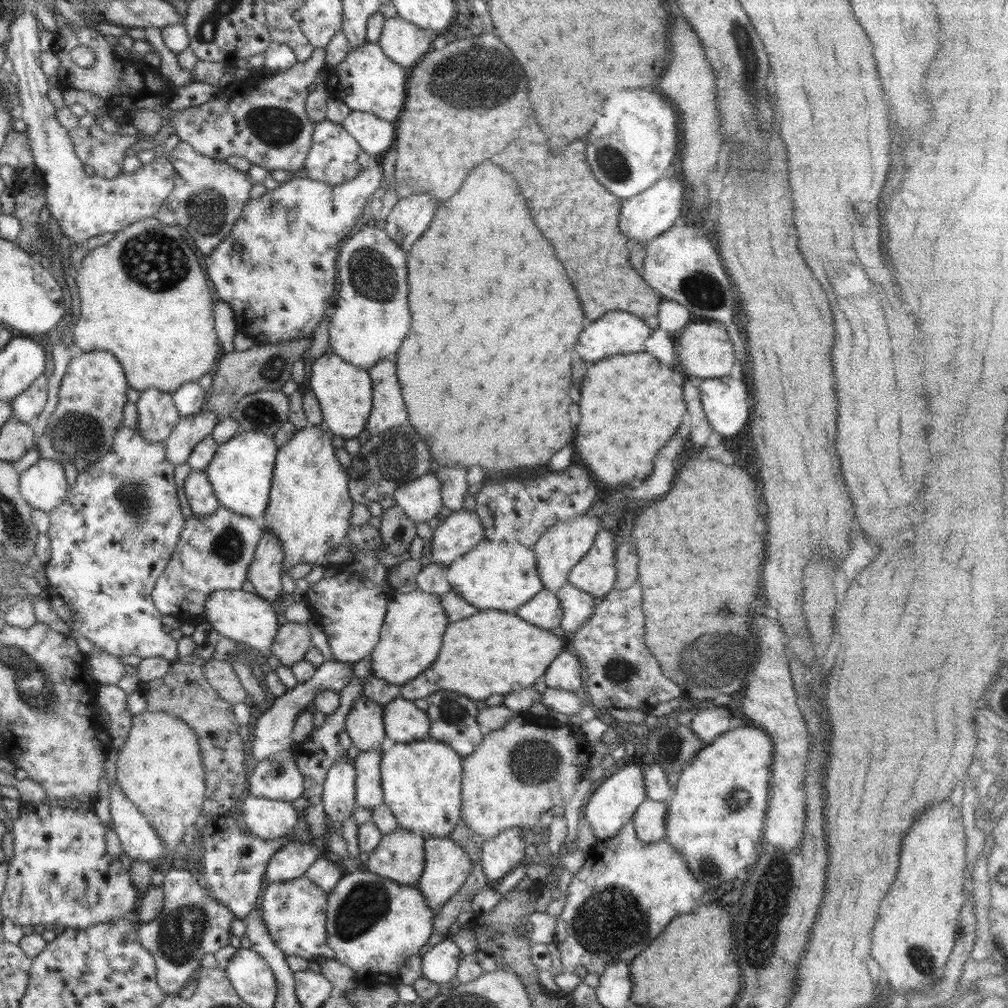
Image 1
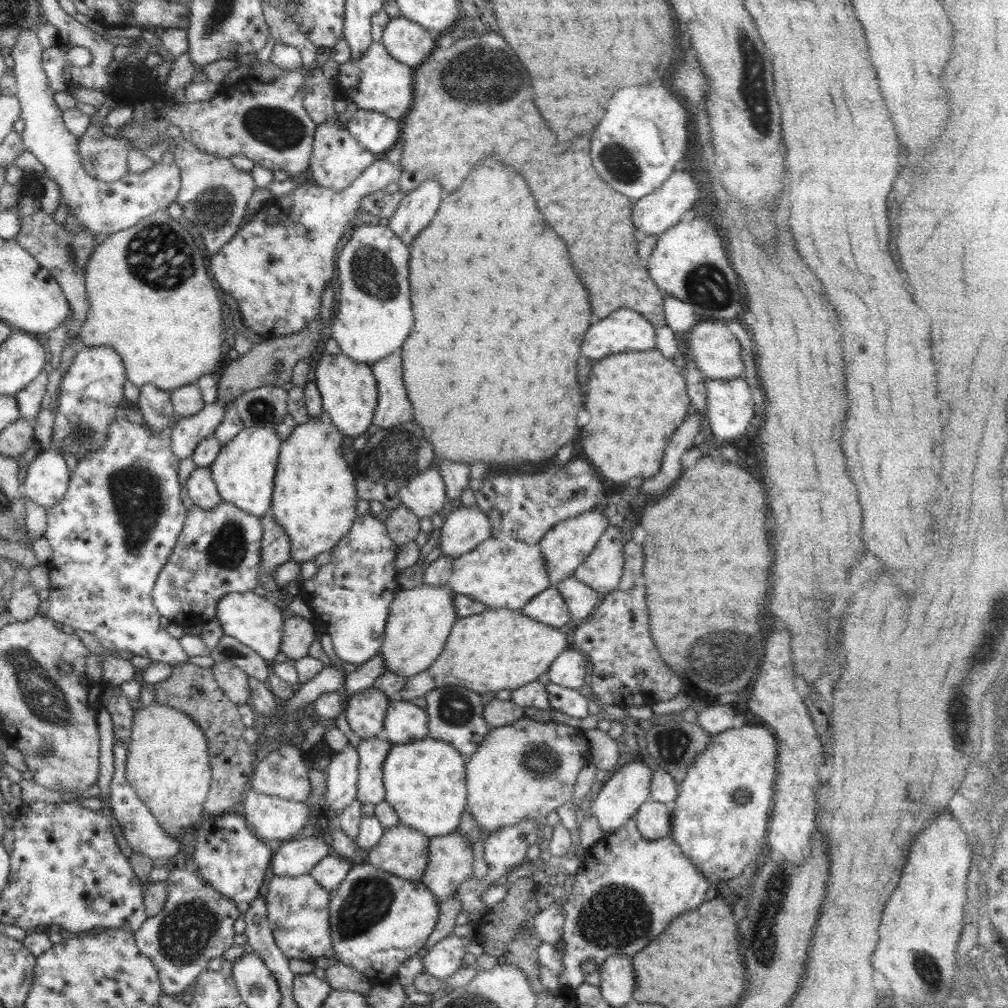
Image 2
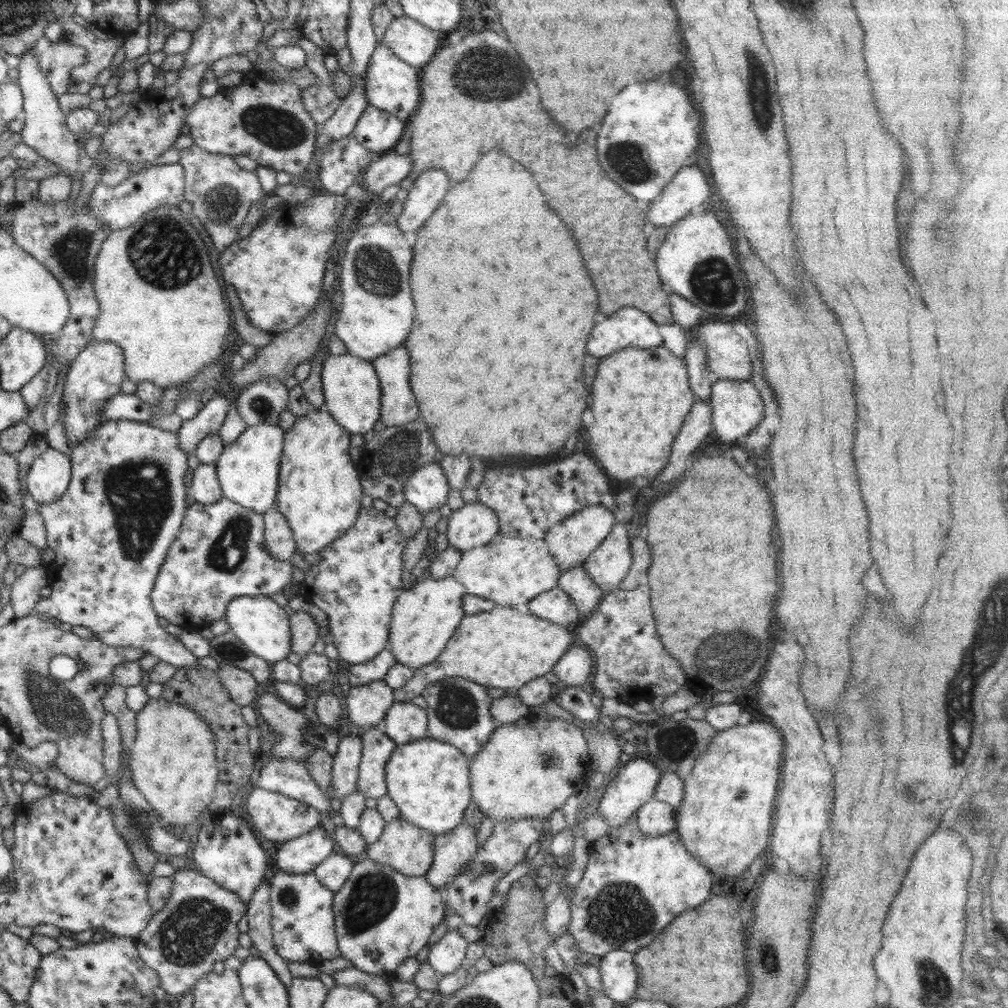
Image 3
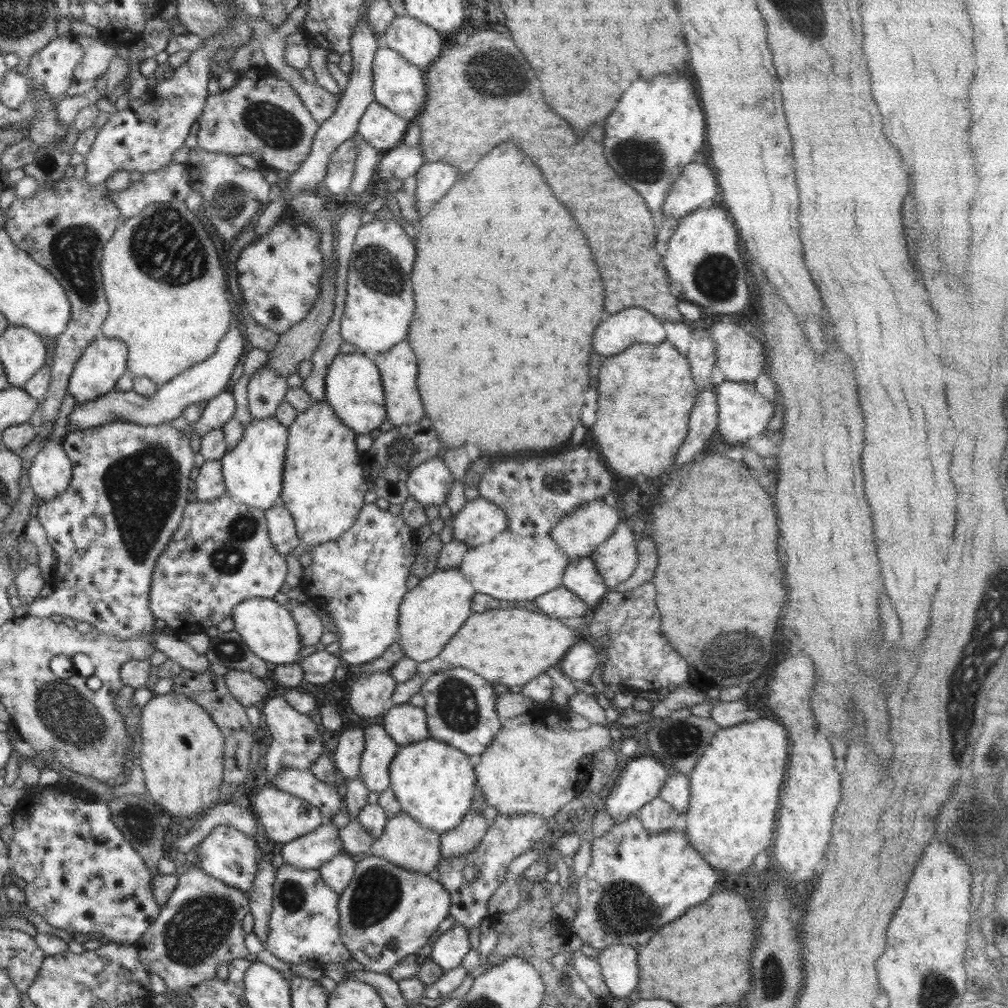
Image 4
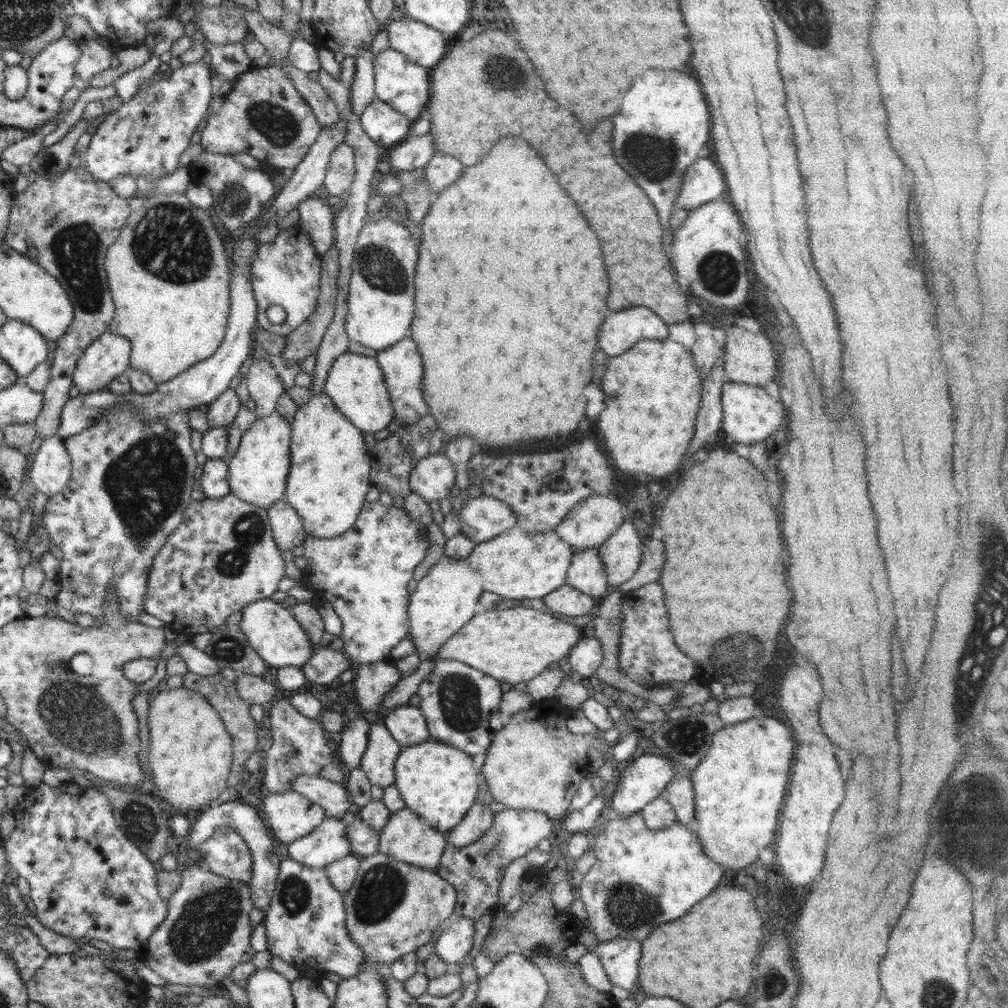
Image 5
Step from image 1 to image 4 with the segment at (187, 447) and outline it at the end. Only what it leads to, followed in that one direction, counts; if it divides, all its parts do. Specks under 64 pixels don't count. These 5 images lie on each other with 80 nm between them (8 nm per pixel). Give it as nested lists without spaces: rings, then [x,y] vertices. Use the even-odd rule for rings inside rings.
[[[227,390],[207,400],[207,403],[199,421],[191,424],[193,431],[200,437],[218,428],[221,429],[233,417],[236,410],[236,401]]]

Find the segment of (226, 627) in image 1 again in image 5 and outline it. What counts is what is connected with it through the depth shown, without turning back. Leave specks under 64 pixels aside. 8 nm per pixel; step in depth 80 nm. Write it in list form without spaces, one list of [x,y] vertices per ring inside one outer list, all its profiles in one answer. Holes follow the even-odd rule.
[[[262,599],[246,604],[241,608],[241,612],[242,619],[238,624],[239,629],[246,635],[248,644],[273,667],[297,666],[301,668],[314,654],[314,644],[310,642],[308,633],[301,627],[301,624],[294,618],[287,606],[278,604],[271,599]]]

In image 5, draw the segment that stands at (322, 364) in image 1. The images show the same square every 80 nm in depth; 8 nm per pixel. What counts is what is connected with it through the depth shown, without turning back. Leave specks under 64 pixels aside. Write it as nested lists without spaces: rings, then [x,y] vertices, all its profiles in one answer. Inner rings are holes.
[[[347,351],[335,358],[322,392],[331,398],[342,415],[364,433],[384,430],[395,420],[384,375],[374,357]]]

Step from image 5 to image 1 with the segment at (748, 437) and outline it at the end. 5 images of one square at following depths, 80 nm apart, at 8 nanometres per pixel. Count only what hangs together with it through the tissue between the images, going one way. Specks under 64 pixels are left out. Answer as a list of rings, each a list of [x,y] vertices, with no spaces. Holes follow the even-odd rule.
[[[730,377],[698,380],[703,409],[710,426],[721,436],[735,436],[748,426],[752,396],[742,379]]]

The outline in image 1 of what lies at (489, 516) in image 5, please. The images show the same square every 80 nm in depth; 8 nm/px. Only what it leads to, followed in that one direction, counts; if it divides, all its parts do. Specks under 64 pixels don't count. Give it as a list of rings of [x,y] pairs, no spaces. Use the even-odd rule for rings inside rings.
[[[463,509],[434,524],[428,555],[432,563],[448,566],[456,557],[466,554],[484,540],[486,533],[480,517],[475,511]]]

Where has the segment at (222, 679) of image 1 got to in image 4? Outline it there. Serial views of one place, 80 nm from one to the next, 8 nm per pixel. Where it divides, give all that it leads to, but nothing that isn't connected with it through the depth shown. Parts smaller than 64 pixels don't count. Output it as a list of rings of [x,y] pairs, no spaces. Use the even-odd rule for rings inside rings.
[[[229,669],[224,677],[229,693],[241,702],[242,706],[254,706],[269,698],[268,687],[264,681],[252,673]]]

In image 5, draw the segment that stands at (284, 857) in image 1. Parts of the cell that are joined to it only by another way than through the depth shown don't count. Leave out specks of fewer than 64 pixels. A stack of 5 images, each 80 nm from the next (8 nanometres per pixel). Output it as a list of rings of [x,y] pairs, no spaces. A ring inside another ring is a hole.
[[[326,817],[310,834],[288,844],[284,856],[302,866],[325,867],[352,854],[346,823],[338,817]]]

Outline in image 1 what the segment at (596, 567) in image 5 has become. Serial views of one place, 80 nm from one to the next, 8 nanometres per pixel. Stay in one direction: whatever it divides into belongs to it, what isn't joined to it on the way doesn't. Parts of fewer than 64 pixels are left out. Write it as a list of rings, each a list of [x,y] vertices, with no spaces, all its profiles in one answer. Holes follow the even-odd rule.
[[[569,581],[556,592],[556,597],[563,610],[559,627],[565,632],[563,637],[569,639],[580,628],[580,625],[591,617],[597,600],[592,595],[572,586]]]

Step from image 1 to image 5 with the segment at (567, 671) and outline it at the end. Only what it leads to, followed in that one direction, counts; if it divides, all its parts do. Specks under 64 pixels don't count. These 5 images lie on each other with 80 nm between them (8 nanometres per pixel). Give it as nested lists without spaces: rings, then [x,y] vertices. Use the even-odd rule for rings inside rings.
[[[583,636],[568,653],[567,662],[584,678],[593,681],[597,668],[602,662],[602,643],[594,636]]]

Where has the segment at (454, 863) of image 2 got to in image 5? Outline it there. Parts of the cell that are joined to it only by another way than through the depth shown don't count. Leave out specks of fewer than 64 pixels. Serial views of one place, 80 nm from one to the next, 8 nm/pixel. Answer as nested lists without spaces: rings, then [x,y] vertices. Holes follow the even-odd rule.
[[[473,804],[453,829],[446,832],[445,839],[454,846],[468,846],[476,842],[494,822],[495,814],[488,805]]]

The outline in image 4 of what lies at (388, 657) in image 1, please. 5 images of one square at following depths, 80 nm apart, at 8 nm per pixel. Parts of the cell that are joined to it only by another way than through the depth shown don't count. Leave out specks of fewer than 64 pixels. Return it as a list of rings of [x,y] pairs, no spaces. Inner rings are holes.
[[[459,567],[436,569],[420,579],[418,586],[404,596],[399,607],[399,637],[396,641],[403,650],[403,656],[413,658],[418,663],[436,658],[474,612],[471,607],[476,594]]]

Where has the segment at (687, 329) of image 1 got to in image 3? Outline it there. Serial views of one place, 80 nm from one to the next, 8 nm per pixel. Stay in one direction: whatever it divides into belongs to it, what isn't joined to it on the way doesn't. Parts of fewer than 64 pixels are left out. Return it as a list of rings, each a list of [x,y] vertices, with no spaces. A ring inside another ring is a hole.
[[[710,322],[710,324],[700,325],[698,332],[700,332],[702,342],[704,343],[708,370],[716,373],[719,379],[750,380],[752,365],[750,364],[748,345],[730,324]]]

